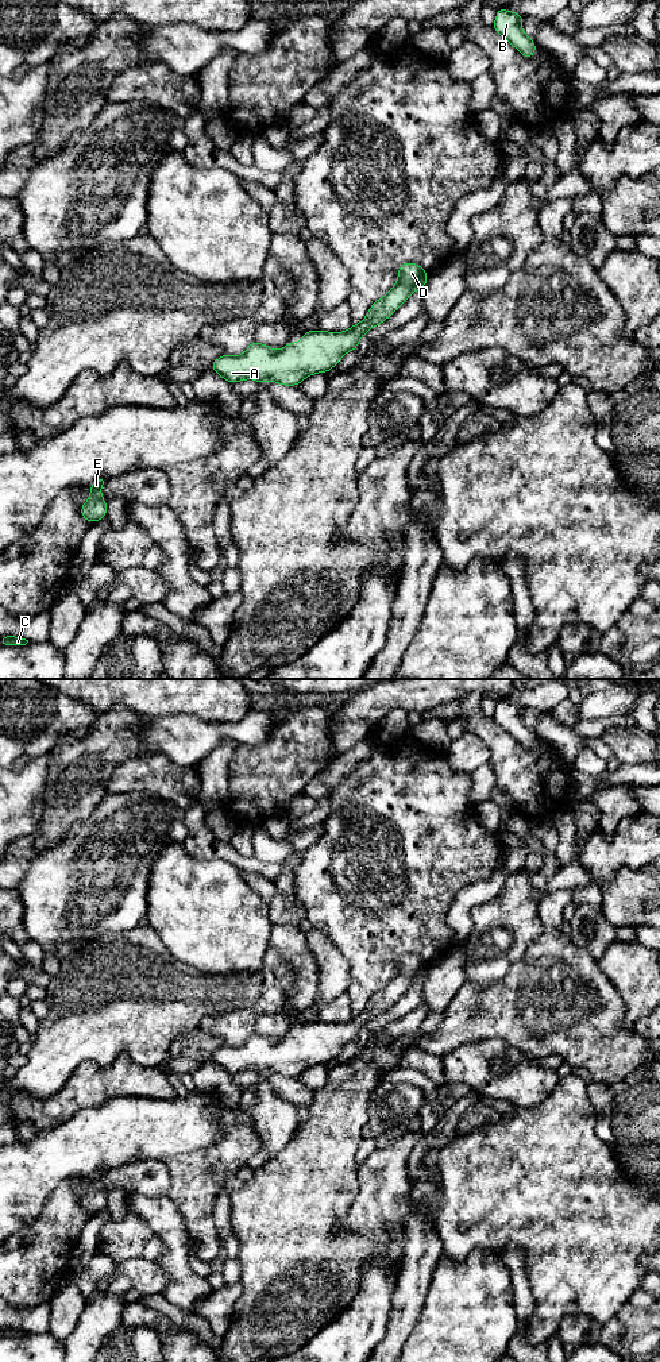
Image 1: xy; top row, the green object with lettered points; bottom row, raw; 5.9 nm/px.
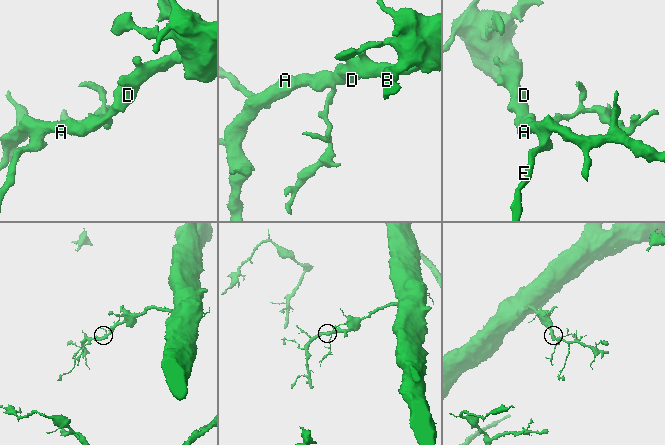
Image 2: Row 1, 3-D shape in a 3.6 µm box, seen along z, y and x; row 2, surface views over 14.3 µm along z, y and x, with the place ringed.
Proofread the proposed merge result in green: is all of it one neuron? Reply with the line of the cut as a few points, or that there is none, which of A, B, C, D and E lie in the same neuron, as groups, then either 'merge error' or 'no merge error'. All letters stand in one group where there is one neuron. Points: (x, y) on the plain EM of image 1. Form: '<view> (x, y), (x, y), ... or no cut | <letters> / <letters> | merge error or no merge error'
no cut | A B C D E | no merge error

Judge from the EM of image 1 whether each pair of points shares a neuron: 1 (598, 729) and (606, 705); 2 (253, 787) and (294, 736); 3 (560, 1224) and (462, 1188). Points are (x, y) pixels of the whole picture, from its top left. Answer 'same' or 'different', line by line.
1: different
2: same
3: same

